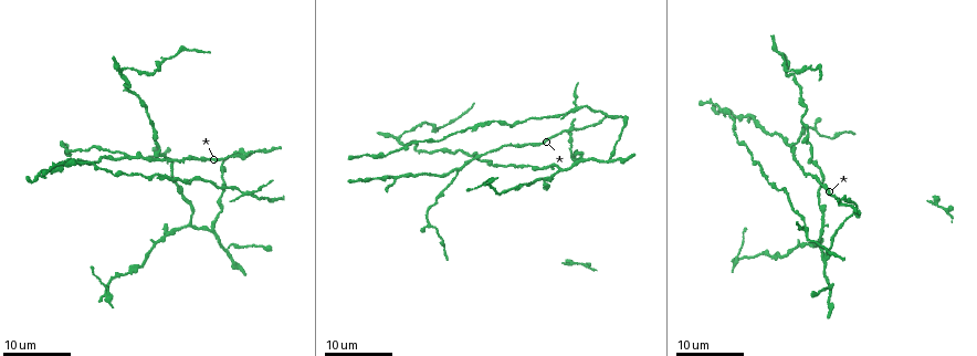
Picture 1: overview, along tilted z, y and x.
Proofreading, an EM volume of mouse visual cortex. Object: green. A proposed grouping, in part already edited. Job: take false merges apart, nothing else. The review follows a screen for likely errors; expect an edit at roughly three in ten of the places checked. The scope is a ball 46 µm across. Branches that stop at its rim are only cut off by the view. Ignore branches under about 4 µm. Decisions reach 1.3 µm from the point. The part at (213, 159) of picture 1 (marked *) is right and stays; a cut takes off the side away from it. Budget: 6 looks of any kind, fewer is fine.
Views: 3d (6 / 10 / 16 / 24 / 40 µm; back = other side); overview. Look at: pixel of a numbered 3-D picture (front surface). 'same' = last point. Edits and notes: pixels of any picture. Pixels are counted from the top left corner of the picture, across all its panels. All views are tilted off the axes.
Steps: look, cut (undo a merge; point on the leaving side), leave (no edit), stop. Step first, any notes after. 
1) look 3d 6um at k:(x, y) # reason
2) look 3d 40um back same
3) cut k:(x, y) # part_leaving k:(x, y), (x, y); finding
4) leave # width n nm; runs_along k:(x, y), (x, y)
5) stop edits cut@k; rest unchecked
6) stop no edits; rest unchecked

look 3d 24um at 1:(842, 199) # four or more arms meet

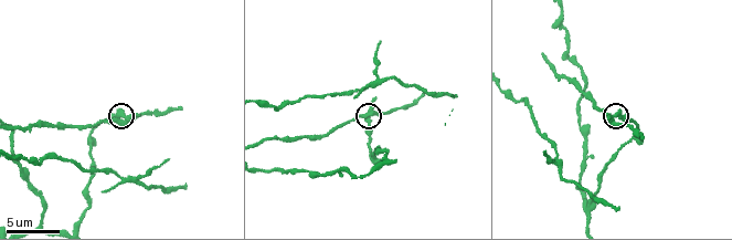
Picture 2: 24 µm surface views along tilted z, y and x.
look 3d 6um at 2:(122, 115)

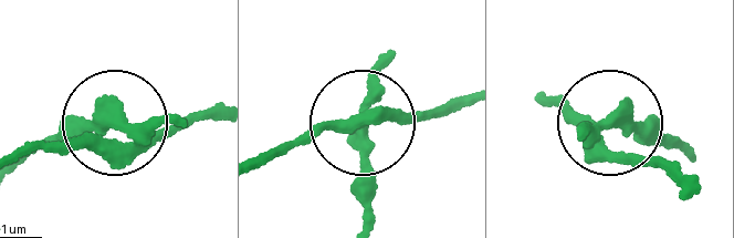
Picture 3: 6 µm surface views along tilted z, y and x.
look 3d 6um back at 3:(121, 123)

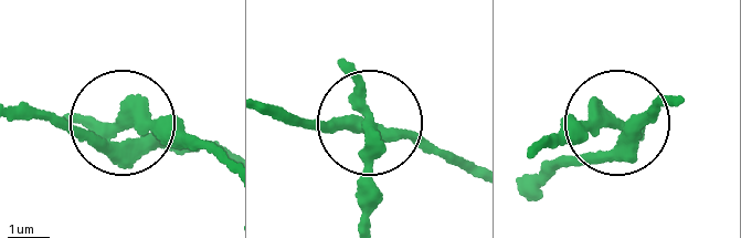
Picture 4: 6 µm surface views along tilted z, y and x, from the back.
leave # runs_along 4:(469, 171), (364, 116), (266, 115); all the same neuron

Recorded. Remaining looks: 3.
look 3d 16um at 1:(227, 250) # three arms meet

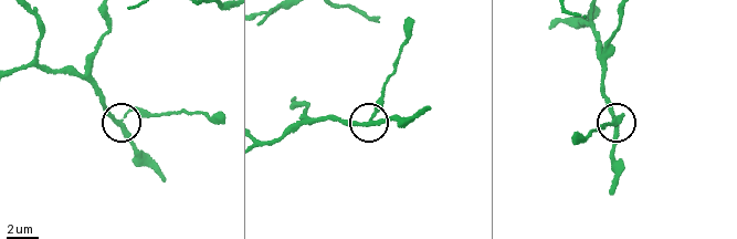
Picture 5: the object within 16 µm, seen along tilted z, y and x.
look 3d 10um at 5:(369, 121)

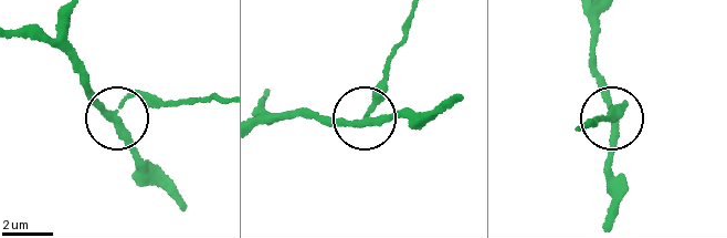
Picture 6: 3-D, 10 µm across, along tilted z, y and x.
leave # width 230 nm; runs_along 6:(69, 17), (67, 47), (86, 90), (117, 121), (144, 168); one neuron here

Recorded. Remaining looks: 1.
look 3d 16um at 2:(570, 49) # side arm on a straight run

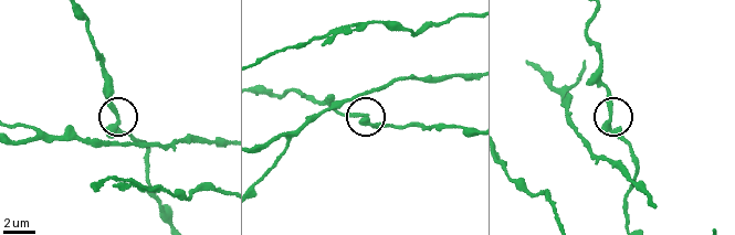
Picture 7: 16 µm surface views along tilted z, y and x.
leave # one neuron here

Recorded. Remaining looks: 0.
stop no edits; rest unchecked

